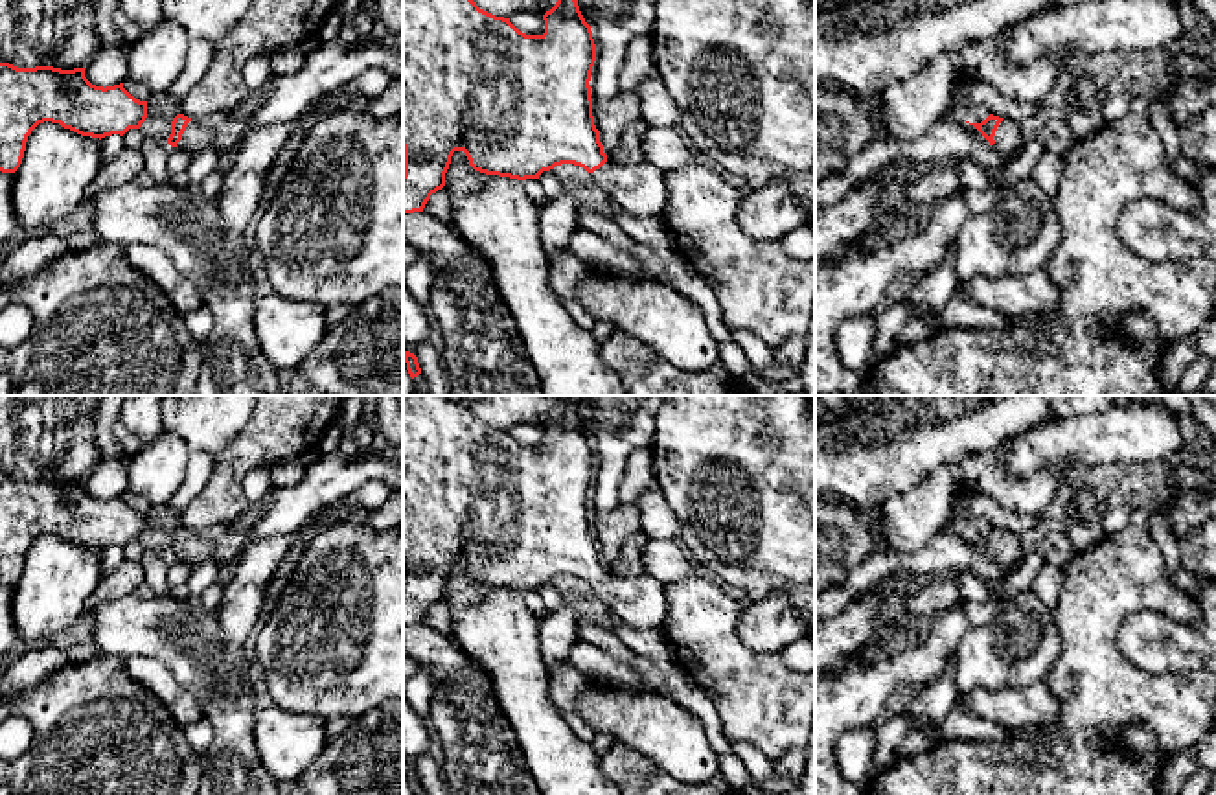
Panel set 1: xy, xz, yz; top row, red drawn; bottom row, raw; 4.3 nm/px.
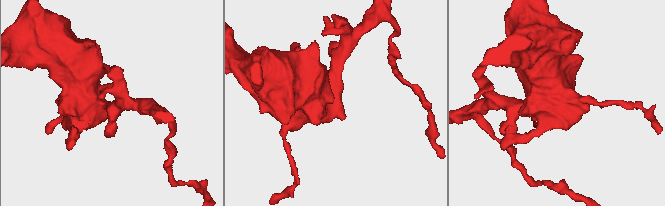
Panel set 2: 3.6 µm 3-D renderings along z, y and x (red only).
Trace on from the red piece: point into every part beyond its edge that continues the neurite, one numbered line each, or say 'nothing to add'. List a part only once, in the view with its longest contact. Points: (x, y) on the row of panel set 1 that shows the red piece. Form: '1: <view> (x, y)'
1: xy (221, 133)

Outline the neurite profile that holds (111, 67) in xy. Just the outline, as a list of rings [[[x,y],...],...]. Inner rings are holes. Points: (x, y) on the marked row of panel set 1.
[[[131,42],[103,46],[96,59],[85,68],[85,77],[96,86],[114,86],[129,77]]]

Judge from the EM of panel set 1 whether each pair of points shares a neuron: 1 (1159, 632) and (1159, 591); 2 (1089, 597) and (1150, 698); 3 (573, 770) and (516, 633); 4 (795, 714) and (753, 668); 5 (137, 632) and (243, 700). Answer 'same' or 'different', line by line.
1: different
2: same
3: same
4: same
5: same

